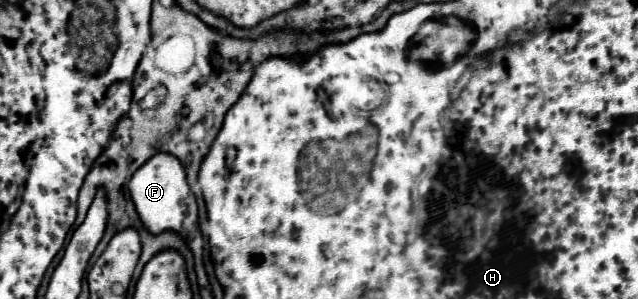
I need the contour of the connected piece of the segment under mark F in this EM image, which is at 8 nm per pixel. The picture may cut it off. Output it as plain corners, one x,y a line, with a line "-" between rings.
157,154
137,174
133,174
129,182
131,198
137,208
137,214
141,218
143,228
149,234
161,234
161,232
185,232
185,222
195,222
197,224
197,202
195,196
185,180
185,170
177,158
171,154

